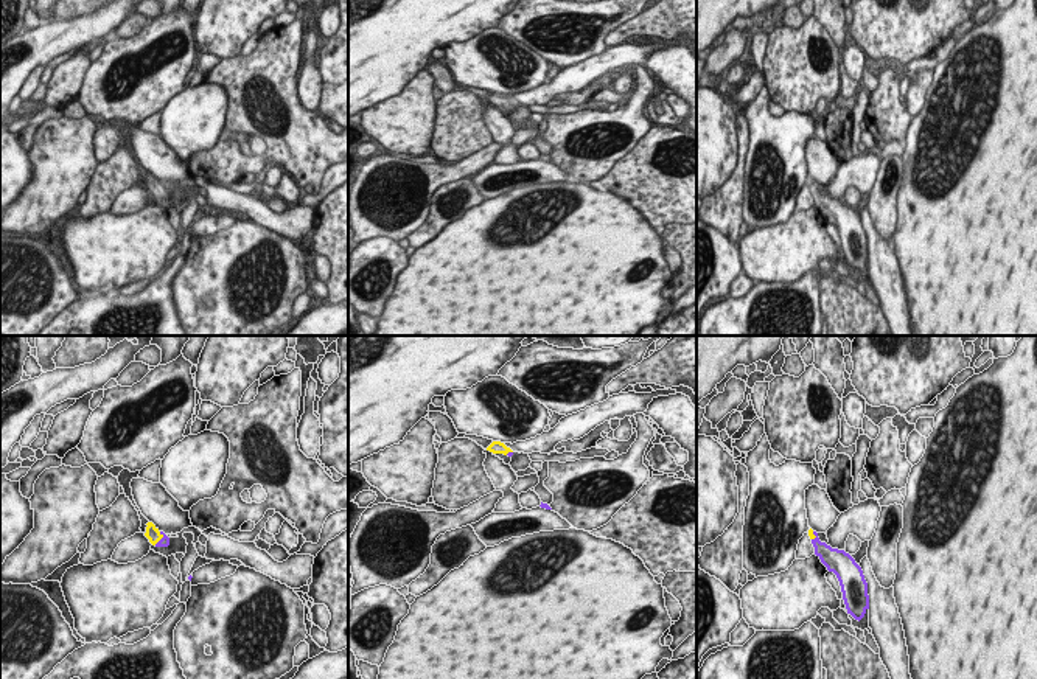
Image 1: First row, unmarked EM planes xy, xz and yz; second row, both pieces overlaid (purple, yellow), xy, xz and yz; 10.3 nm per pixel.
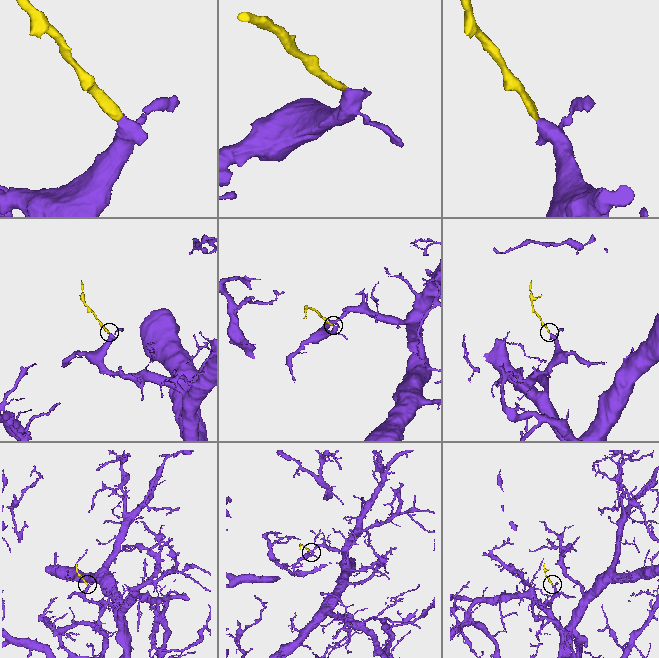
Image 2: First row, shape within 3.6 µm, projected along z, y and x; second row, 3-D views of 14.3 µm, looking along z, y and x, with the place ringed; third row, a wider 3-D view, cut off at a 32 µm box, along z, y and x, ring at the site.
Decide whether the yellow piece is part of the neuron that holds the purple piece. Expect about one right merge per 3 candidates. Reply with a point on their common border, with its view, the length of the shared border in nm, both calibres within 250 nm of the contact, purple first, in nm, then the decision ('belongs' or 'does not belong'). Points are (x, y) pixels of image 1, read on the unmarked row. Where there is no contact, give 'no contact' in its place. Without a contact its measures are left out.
contact xy (162, 190); length 160 nm; calibres 100 and 140 nm; belongs

